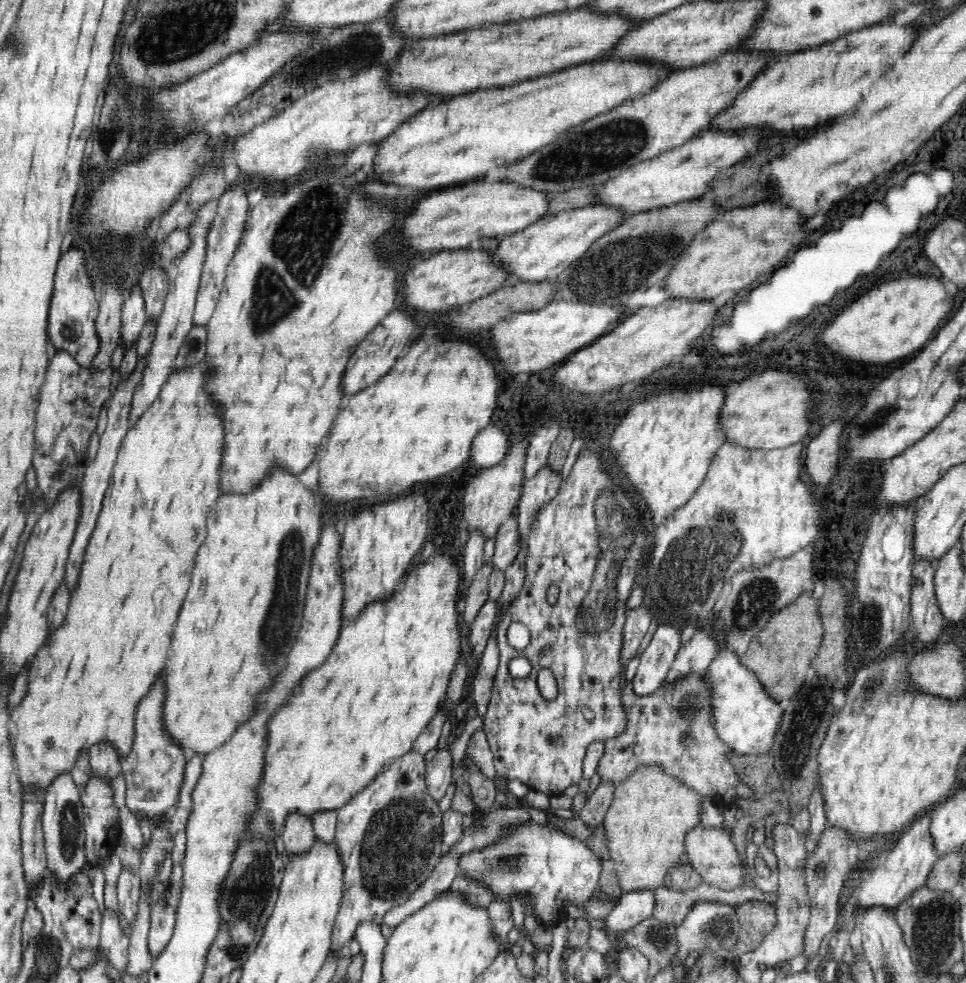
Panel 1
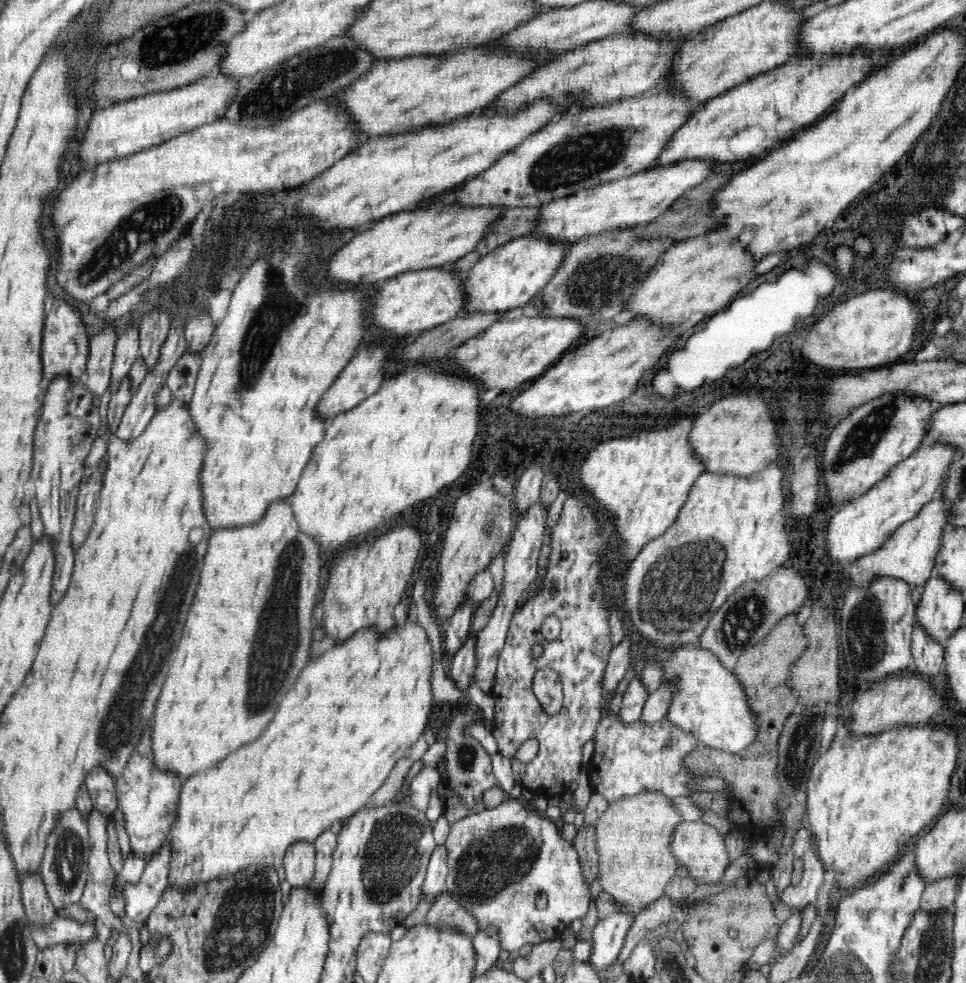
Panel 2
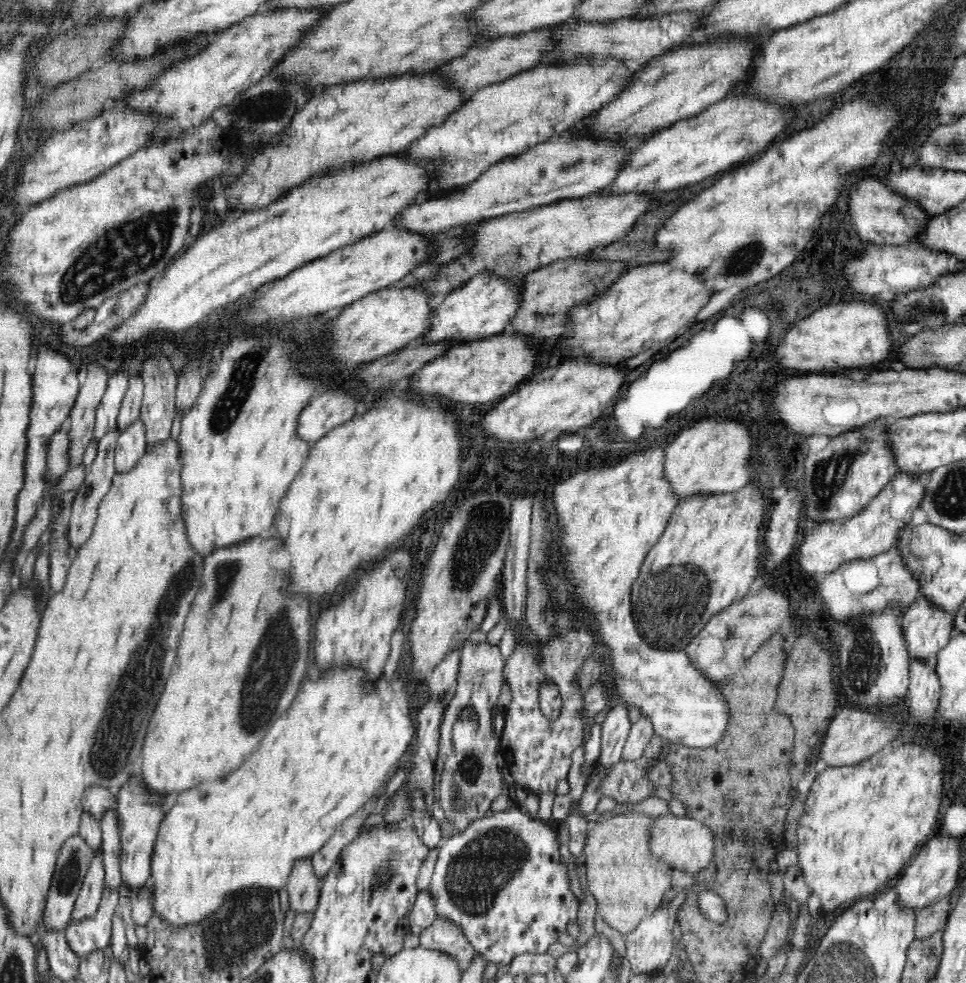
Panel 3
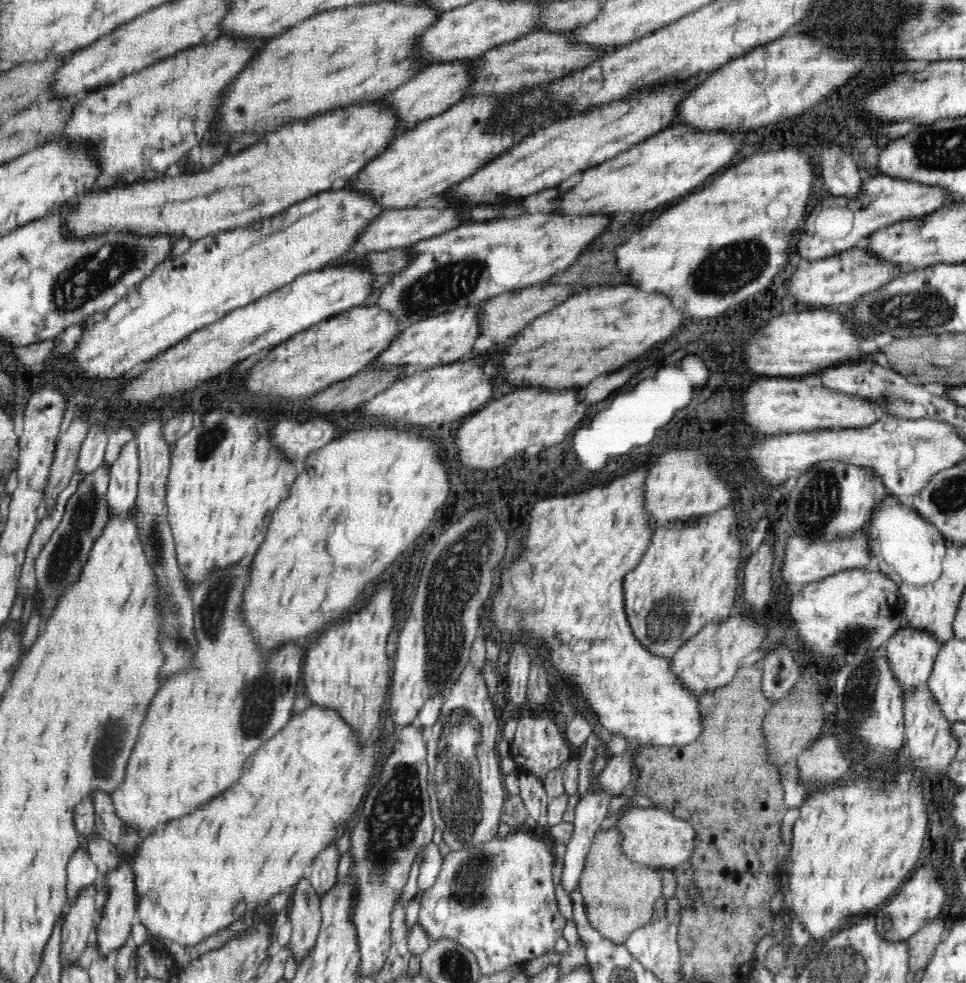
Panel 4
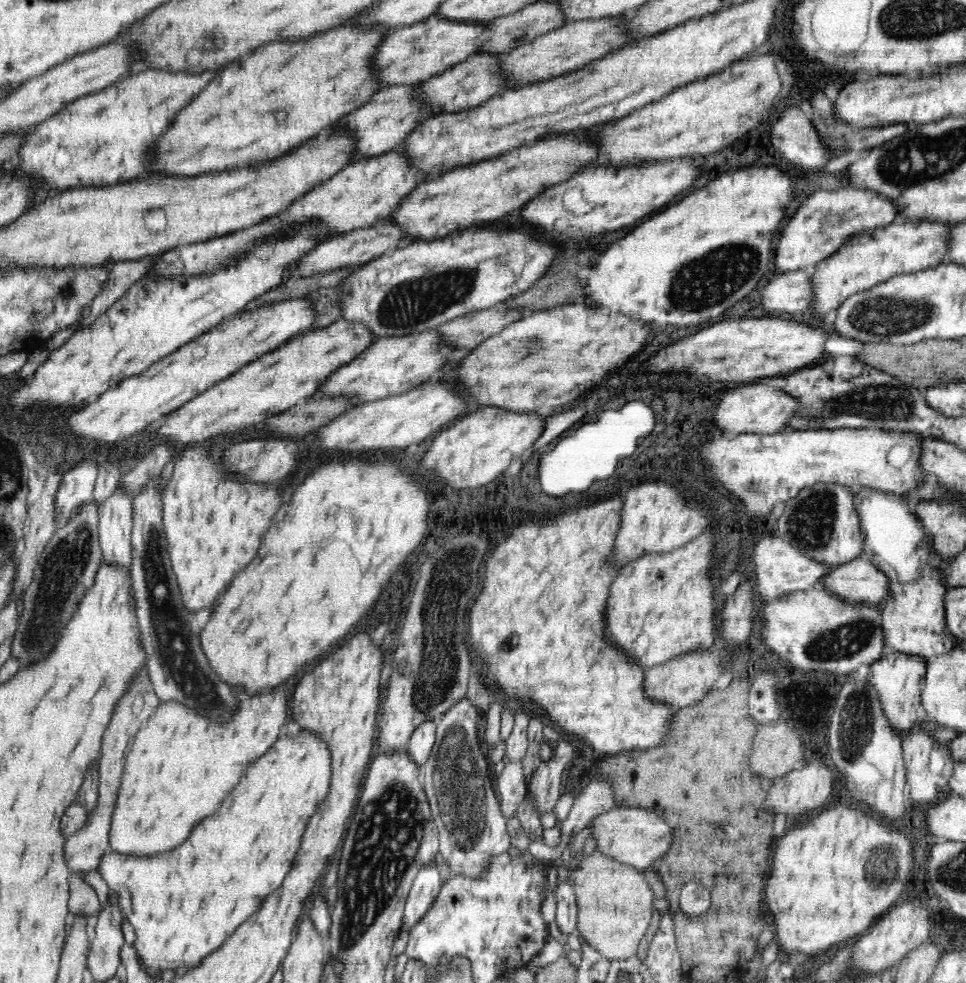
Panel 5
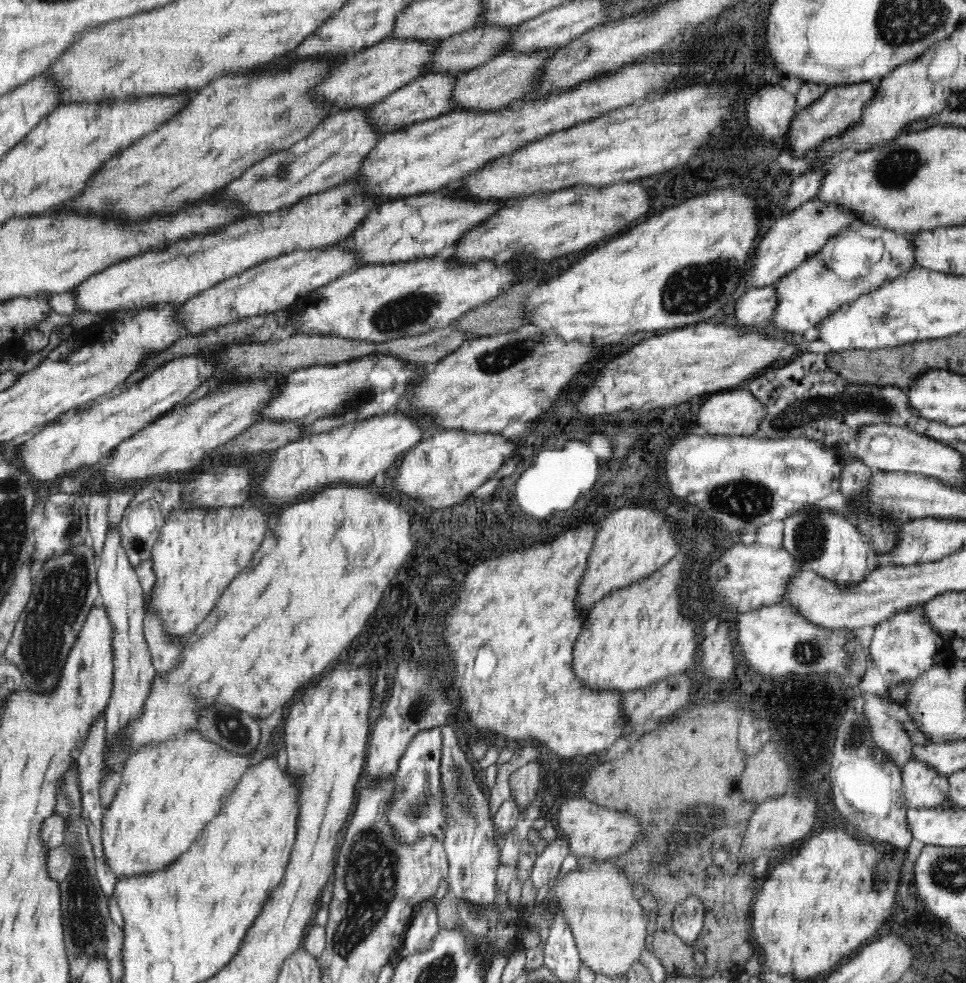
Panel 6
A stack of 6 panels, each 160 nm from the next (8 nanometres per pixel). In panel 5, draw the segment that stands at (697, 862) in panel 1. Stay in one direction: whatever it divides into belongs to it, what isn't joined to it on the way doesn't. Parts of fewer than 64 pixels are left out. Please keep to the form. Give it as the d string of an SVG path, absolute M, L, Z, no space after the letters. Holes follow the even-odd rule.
M614 806L604 814L596 814L590 821L588 828L596 839L598 852L641 871L650 868L662 854L670 850L672 829L664 818L651 809Z

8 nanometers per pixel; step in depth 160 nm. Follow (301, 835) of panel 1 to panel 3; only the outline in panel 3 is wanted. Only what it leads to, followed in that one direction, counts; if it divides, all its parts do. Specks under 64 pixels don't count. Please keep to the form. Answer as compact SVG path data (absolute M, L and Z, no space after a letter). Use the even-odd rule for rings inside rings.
M311 859L294 864L287 882L289 906L296 915L314 913L319 903L320 884Z

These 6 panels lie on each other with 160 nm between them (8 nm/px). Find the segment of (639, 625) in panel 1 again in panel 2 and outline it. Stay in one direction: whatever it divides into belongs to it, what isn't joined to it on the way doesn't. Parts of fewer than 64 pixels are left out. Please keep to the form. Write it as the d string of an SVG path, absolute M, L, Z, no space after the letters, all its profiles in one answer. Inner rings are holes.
M628 636L624 637L619 645L616 645L606 660L606 668L603 681L603 689L606 695L614 694L619 682L624 678L629 670L630 660L632 660L632 640Z

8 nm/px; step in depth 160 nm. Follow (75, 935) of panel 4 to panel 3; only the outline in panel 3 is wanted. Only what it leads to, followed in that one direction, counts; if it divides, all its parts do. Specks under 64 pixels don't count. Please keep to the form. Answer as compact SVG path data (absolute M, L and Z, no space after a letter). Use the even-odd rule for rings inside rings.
M93 851L93 859L87 870L82 888L74 904L72 911L72 921L78 922L92 916L100 904L102 892L104 890L104 861L102 861L101 851Z

